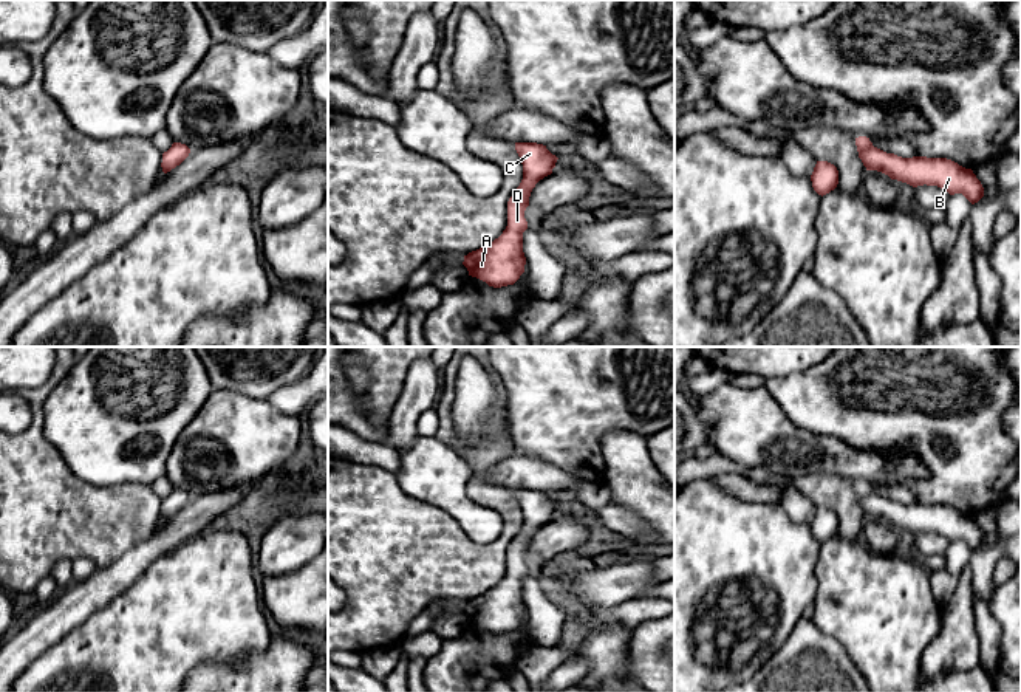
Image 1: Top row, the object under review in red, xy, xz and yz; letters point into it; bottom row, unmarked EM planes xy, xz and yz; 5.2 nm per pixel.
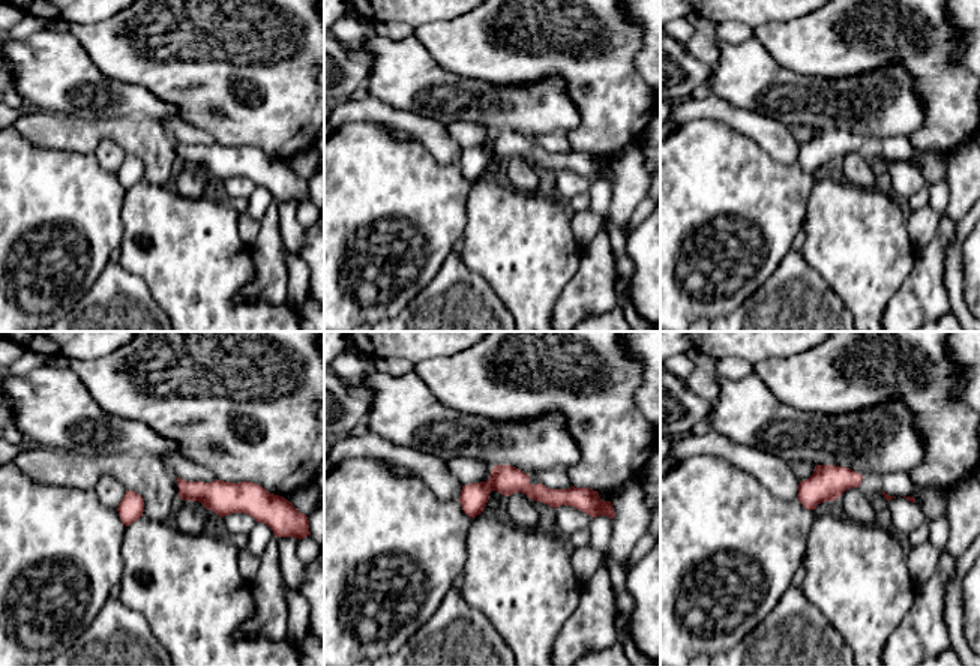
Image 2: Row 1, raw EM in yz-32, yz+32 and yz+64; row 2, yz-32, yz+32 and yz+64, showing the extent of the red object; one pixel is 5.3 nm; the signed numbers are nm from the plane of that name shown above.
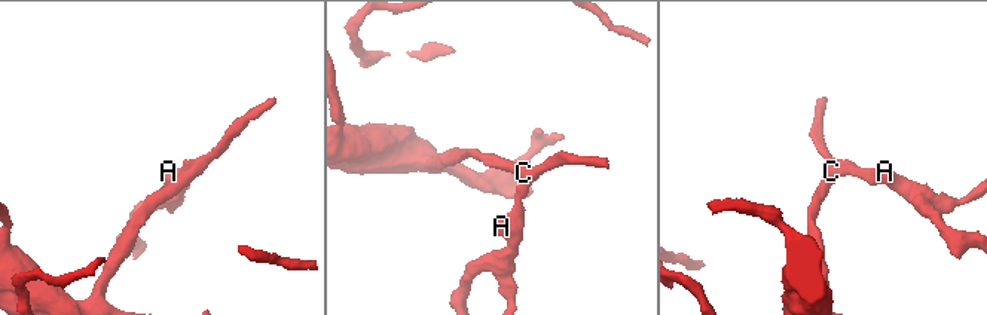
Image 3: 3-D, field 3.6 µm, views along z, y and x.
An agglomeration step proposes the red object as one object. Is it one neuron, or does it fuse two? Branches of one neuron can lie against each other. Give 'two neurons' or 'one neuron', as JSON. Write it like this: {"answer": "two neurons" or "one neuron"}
{"answer": "one neuron"}

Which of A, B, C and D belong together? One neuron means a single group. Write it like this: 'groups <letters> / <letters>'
groups A B C D

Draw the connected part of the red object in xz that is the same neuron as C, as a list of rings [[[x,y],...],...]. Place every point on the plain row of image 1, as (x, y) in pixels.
[[[515,489],[523,511],[523,526],[507,548],[507,573],[503,581],[486,593],[464,602],[463,611],[469,622],[501,635],[514,632],[524,619],[523,579],[528,576],[524,557],[535,531],[552,520],[557,503],[537,489]]]

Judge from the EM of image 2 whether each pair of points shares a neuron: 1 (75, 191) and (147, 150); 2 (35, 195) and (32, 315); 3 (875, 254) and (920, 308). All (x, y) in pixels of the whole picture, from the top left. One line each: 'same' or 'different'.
1: different
2: same
3: different

